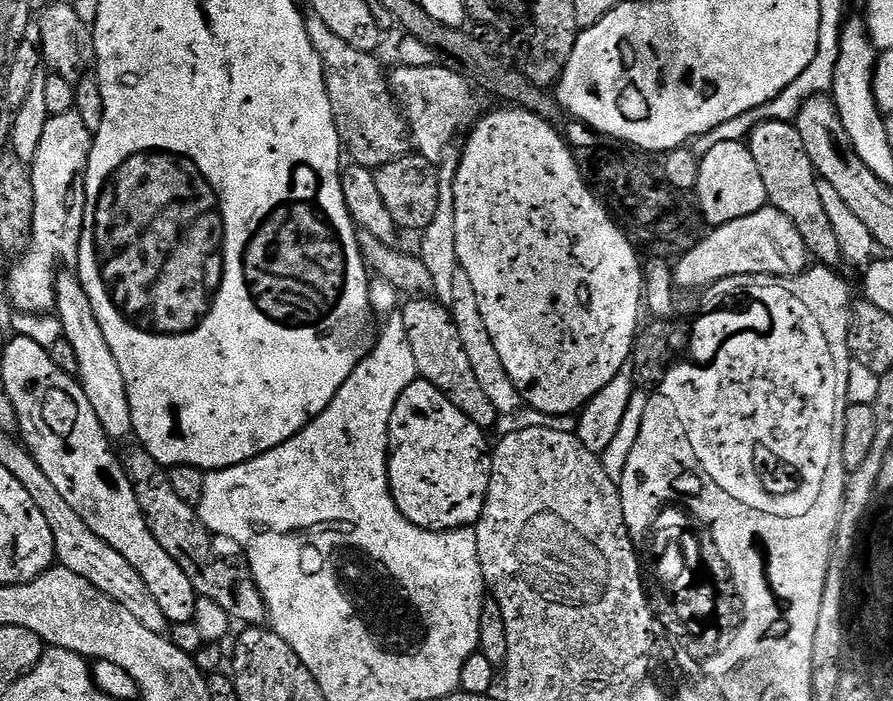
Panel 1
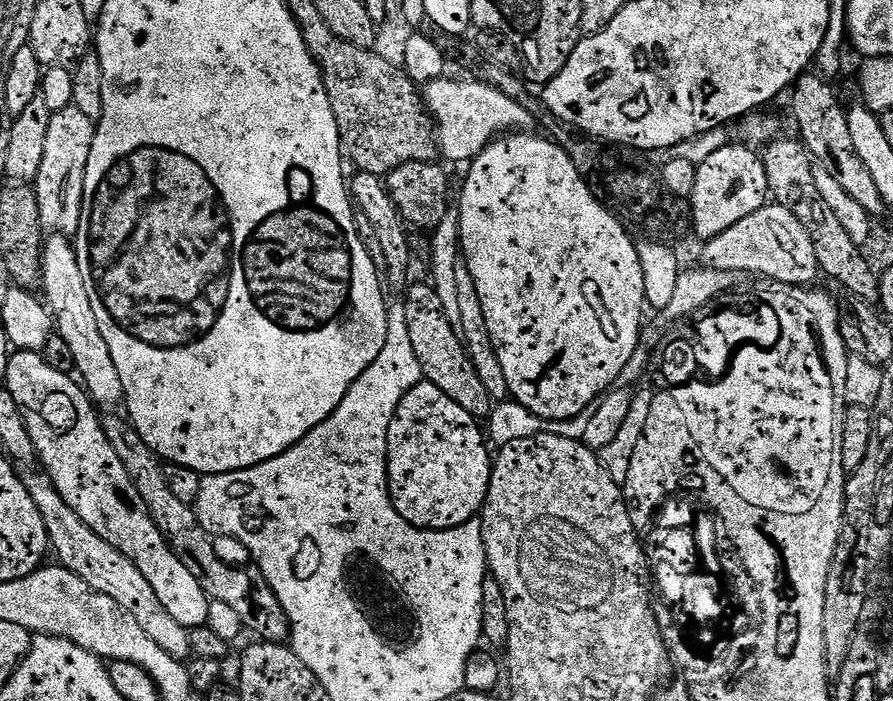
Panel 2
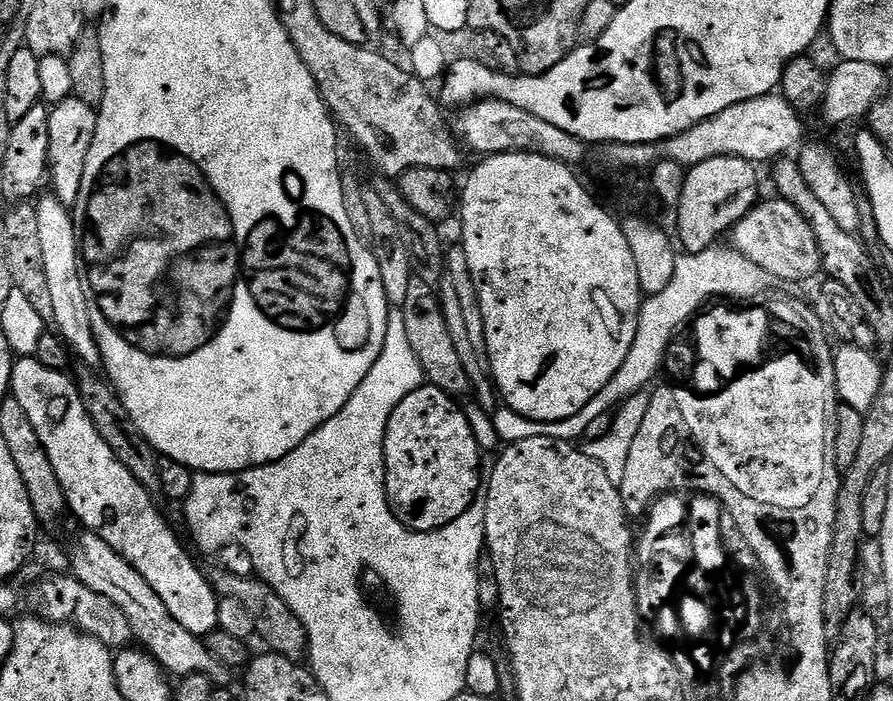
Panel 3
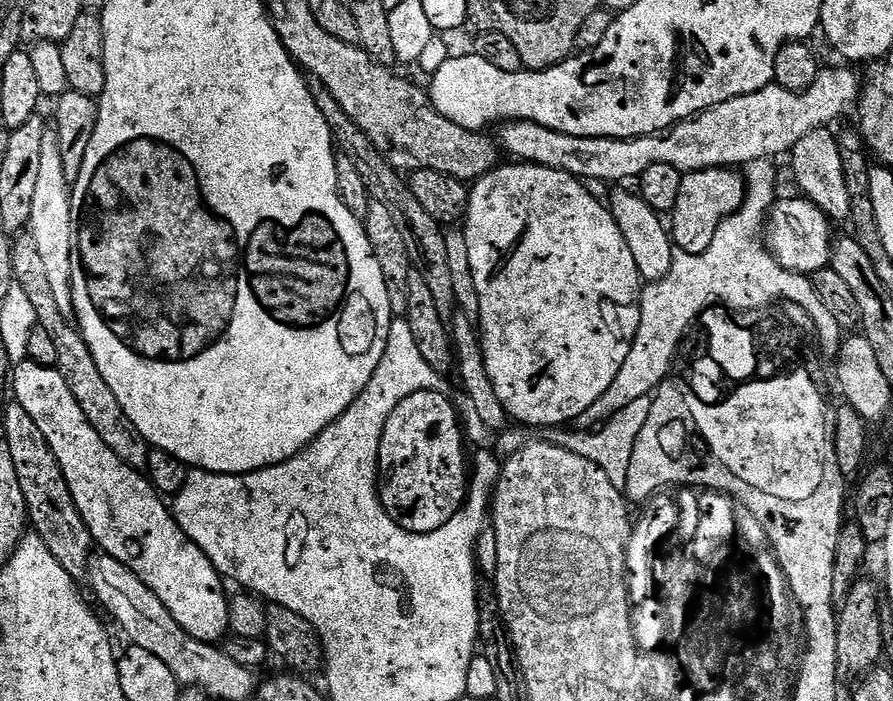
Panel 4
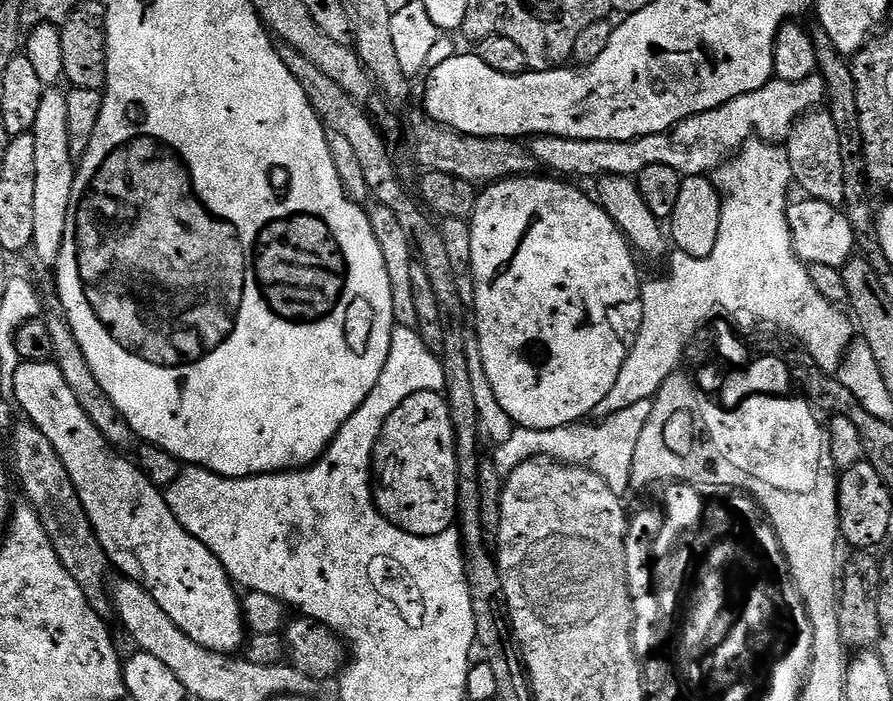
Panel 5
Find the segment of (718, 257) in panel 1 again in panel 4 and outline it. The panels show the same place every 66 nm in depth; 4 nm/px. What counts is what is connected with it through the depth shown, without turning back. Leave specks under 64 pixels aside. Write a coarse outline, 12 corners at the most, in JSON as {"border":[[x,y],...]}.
{"border":[[780,198],[766,247],[786,270],[832,262],[833,225],[807,198]]}

